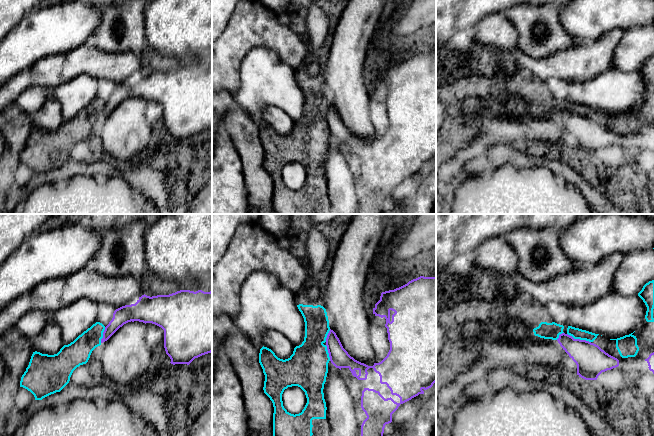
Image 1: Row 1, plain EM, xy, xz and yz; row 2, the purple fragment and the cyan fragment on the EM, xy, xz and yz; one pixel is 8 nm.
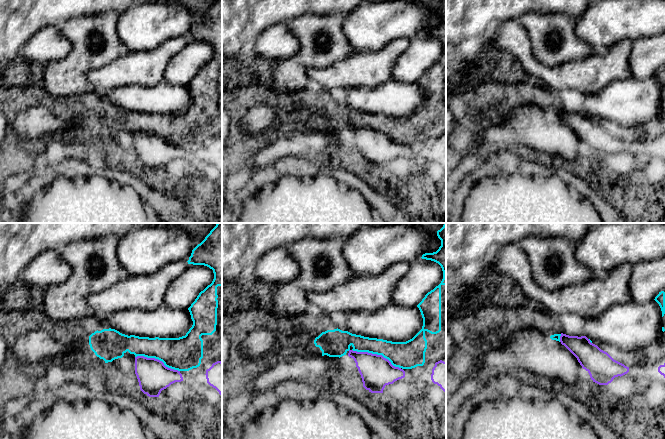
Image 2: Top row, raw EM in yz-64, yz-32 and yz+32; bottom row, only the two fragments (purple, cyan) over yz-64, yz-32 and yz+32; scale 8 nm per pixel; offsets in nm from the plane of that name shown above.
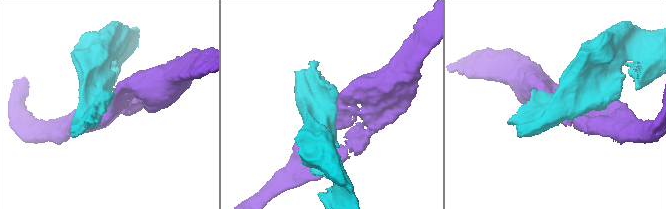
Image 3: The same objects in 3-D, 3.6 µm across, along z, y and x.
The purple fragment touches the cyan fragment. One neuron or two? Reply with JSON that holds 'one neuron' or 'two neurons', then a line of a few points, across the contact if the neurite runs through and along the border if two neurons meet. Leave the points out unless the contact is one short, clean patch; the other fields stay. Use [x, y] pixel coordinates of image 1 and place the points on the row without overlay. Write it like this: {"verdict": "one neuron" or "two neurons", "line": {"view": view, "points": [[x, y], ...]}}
{"verdict": "two neurons", "line": {"view": "yz", "points": [[567, 109], [574, 114], [585, 115], [590, 118]]}}

